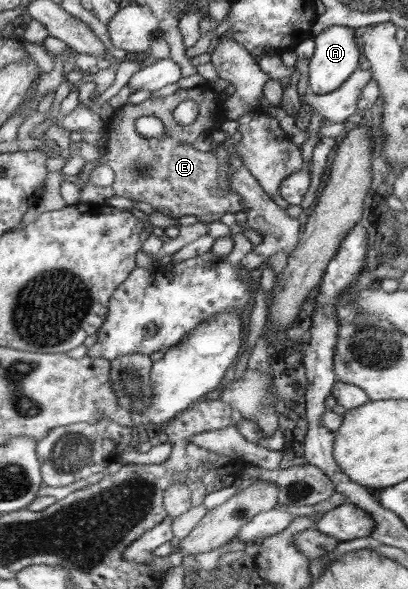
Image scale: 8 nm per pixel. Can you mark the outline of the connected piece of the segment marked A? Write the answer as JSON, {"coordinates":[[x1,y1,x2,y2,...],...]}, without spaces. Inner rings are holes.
{"coordinates":[[343,26,327,27,314,36,313,40,315,50,309,63,309,91,319,95,331,94,339,90,339,87,355,74,355,69,359,65,359,47,355,43,353,29]]}

